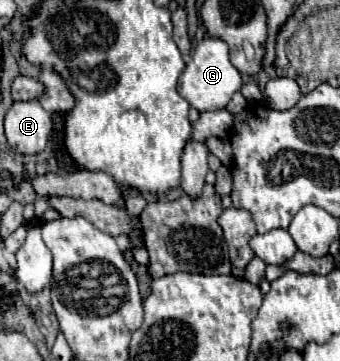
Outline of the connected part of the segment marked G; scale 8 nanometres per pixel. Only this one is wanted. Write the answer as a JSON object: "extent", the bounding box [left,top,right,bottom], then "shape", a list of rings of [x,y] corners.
{"extent":[179,36,241,112],"shape":[[[205,36],[193,50],[189,64],[179,76],[179,94],[199,112],[225,108],[231,96],[241,88],[241,74],[229,60],[229,46],[213,36]]]}

